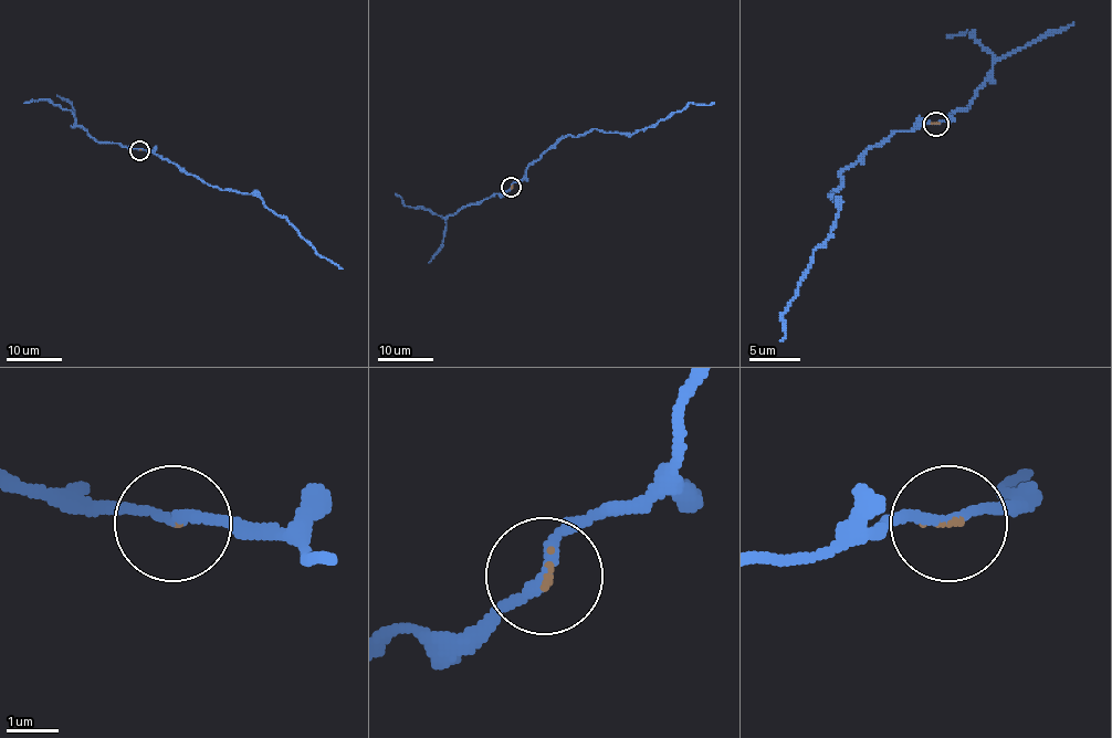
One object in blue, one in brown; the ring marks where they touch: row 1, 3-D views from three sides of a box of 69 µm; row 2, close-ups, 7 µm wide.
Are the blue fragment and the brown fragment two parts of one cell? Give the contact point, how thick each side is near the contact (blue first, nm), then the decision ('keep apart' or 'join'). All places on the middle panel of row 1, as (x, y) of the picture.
(511, 187) | 190/70 nm | join

